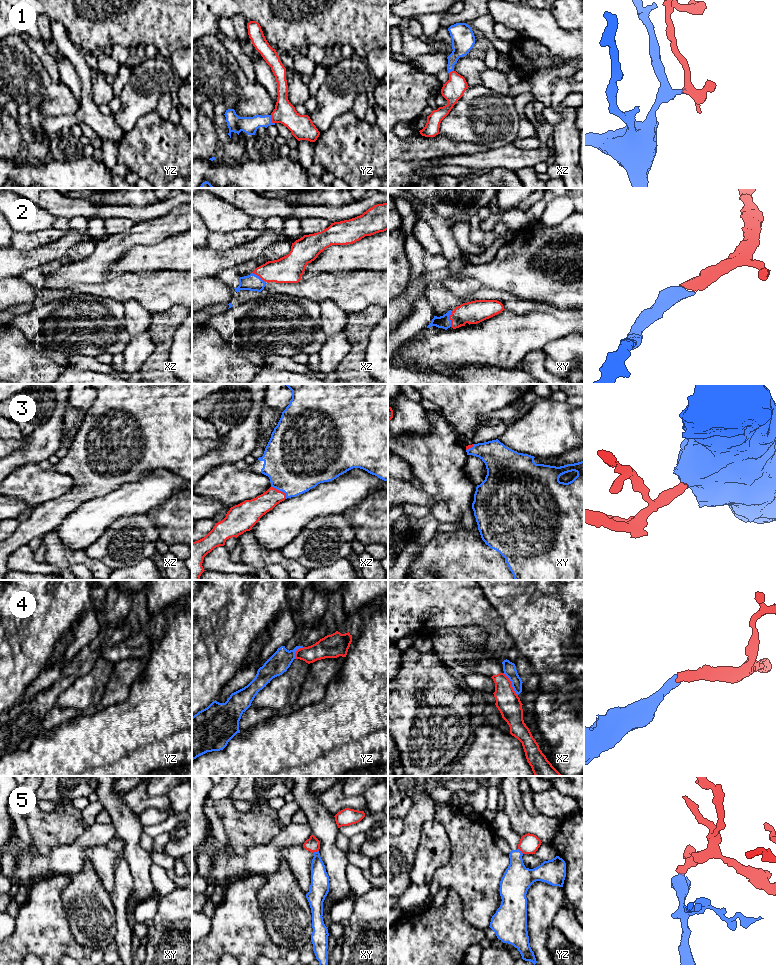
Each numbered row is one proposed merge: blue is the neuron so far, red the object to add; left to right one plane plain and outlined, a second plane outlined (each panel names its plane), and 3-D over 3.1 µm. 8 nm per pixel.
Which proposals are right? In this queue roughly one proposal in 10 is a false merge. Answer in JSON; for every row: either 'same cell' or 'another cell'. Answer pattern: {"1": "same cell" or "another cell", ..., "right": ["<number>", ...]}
{"1": "same cell", "2": "same cell", "3": "same cell", "4": "another cell", "5": "another cell", "right": ["1", "2", "3"]}

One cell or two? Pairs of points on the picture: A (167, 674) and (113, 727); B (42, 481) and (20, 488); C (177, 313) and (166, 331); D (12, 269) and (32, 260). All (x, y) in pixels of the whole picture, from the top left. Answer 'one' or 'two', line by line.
A: one
B: one
C: one
D: one

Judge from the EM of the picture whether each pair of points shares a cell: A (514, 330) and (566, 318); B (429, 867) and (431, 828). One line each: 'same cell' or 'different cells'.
A: different cells
B: same cell

